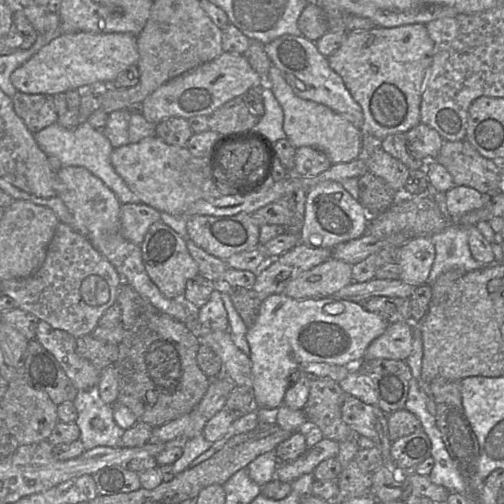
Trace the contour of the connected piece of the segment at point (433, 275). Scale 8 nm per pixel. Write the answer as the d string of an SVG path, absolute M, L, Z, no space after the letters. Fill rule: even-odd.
M448 224L443 230L430 235L435 247L435 259L427 284L433 285L442 273L450 269L469 272L483 267L483 264L475 260L470 252L467 227Z

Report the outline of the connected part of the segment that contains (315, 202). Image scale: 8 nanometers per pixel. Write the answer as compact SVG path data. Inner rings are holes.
M326 180L314 186L305 203L300 242L311 248L329 248L359 238L367 231L369 214L359 200L353 198L341 183Z

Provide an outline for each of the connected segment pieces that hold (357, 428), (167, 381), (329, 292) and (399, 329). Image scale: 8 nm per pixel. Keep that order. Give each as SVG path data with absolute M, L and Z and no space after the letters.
M345 395L341 414L343 421L354 430L358 436L365 436L372 440L381 451L386 465L395 469L391 457L387 414L376 405L366 404L352 395Z
M125 283L118 287L116 303L121 308L120 325L123 327L123 338L118 344L118 358L110 365L114 366L118 373L116 403L126 406L137 422L146 423L153 428L190 413L202 400L212 381L197 364L196 357L201 345L199 339L185 324L155 308Z
M330 257L290 281L283 294L294 299L332 297L352 281L352 265Z
M412 322L388 324L385 332L373 340L363 360L405 360L412 353L414 325Z

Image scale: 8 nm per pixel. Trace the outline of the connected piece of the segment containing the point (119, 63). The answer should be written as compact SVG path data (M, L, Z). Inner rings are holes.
M89 32L58 33L26 63L15 69L11 83L26 94L56 95L96 86L111 86L125 69L139 59L137 36L128 33L94 34Z

